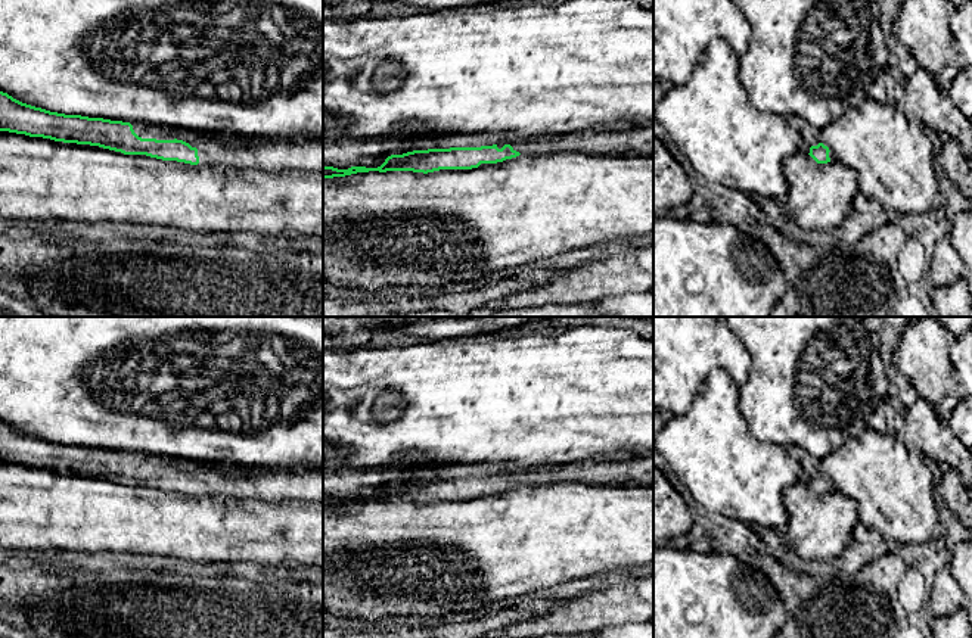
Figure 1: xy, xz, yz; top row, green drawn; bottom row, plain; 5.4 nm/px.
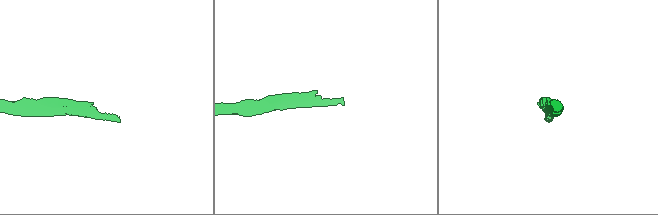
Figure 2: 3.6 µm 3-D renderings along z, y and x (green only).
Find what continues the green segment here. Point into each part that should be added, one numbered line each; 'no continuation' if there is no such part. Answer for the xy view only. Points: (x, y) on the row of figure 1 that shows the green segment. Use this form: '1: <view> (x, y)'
1: xy (264, 153)

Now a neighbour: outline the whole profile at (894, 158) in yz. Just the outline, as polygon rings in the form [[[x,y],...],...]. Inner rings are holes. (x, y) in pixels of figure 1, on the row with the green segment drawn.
[[[870,97],[820,130],[835,159],[858,174],[858,190],[894,217],[932,211],[938,193],[934,141],[901,105]]]

